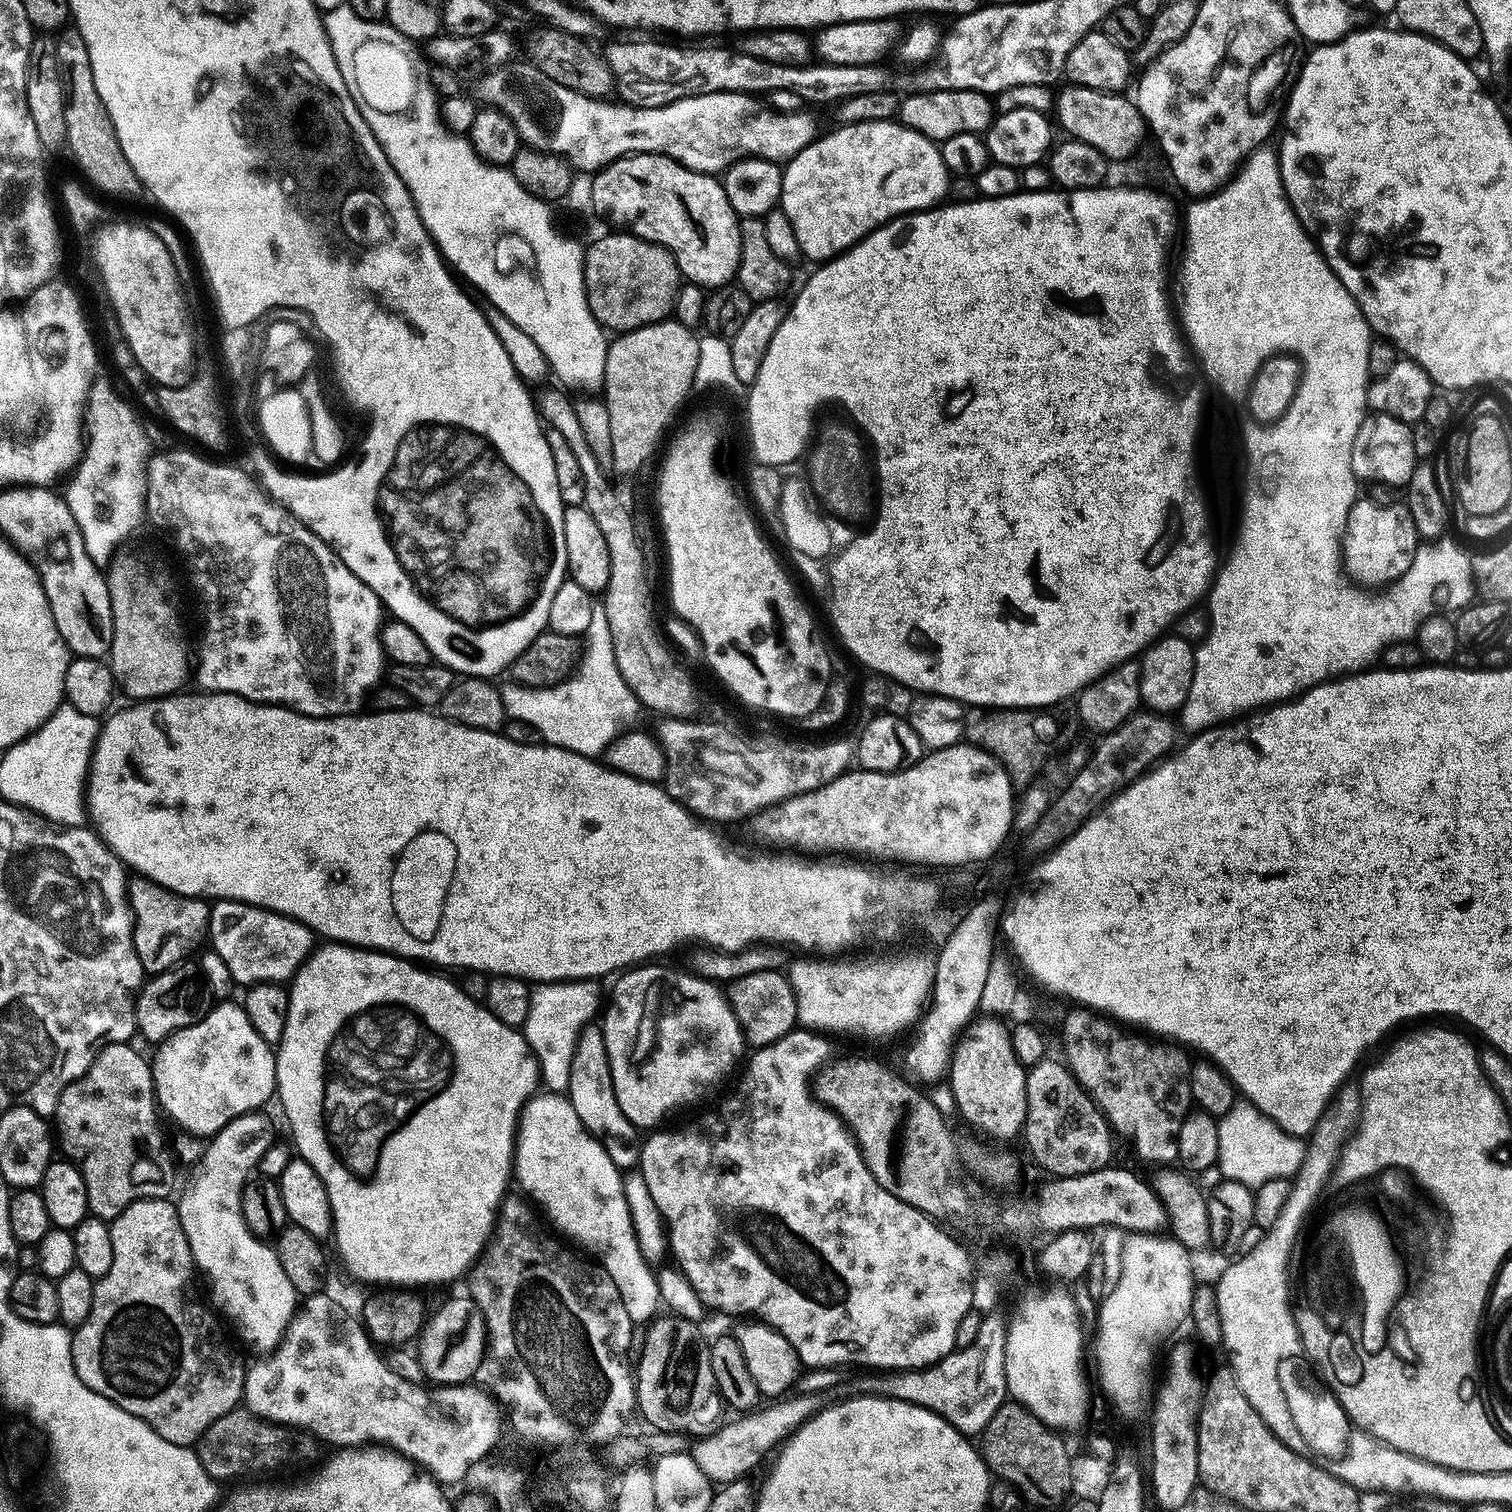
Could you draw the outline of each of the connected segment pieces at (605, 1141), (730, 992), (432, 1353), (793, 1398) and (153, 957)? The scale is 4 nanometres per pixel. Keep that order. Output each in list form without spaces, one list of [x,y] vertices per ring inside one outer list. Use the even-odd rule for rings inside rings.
[[[584,1025],[575,1044],[574,1058],[571,1059],[570,1082],[567,1096],[574,1106],[582,1124],[603,1146],[610,1160],[621,1170],[633,1169],[639,1163],[640,1138],[638,1130],[629,1122],[618,1105],[614,1094],[613,1076],[610,1074],[609,1056],[606,1054],[604,1030],[601,1025]]]
[[[783,971],[755,972],[731,981],[726,988],[726,999],[738,1018],[745,1041],[753,1049],[765,1048],[797,1027],[796,995]]]
[[[467,1295],[448,1300],[436,1313],[427,1317],[420,1330],[420,1368],[437,1386],[469,1383],[475,1377],[484,1357],[488,1331],[484,1329],[484,1315]]]
[[[792,1394],[787,1398],[765,1403],[747,1414],[737,1415],[735,1417],[737,1420],[732,1420],[729,1424],[721,1423],[715,1432],[697,1439],[693,1443],[696,1445],[690,1448],[690,1454],[694,1462],[698,1462],[698,1470],[702,1470],[702,1474],[706,1474],[706,1478],[711,1480],[713,1485],[719,1486],[743,1480],[749,1475],[747,1472],[772,1447],[775,1449],[777,1445],[787,1440],[797,1428],[802,1427],[821,1410],[820,1399],[821,1397],[816,1394]]]
[[[133,875],[128,882],[128,904],[132,907],[134,950],[145,973],[155,974],[183,965],[200,943],[208,940],[210,904],[198,896],[183,896],[158,886],[158,882]]]

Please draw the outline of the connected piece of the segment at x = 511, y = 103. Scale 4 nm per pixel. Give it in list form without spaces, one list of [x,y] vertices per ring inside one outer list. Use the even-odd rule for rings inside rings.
[[[488,70],[481,75],[484,77],[477,82],[476,92],[484,99],[483,103],[501,112],[516,128],[517,135],[527,147],[534,148],[537,152],[563,156],[577,173],[595,174],[623,156],[652,152],[655,156],[669,156],[695,172],[720,174],[731,164],[745,158],[787,162],[818,135],[816,120],[808,110],[777,112],[765,101],[764,105],[760,101],[763,99],[747,92],[707,92],[657,108],[633,108],[631,104],[611,104],[611,99],[575,92],[537,71],[533,71],[532,76],[521,82],[520,93],[516,96],[516,76],[504,71],[508,70]]]

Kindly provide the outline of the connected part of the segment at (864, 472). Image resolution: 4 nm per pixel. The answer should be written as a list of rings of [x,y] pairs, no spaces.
[[[832,424],[817,433],[818,444],[811,447],[808,460],[808,486],[810,484],[814,494],[824,504],[823,509],[832,512],[837,519],[852,522],[860,520],[868,512],[870,502],[870,482],[872,483],[872,472],[870,464],[866,462],[866,456],[862,448],[863,437],[859,431],[852,430],[848,426]]]

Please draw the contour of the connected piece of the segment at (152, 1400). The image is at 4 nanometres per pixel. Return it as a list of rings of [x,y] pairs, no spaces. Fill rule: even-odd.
[[[171,1199],[139,1200],[126,1206],[126,1210],[122,1210],[122,1214],[118,1214],[118,1218],[114,1218],[110,1222],[110,1242],[114,1242],[114,1262],[110,1265],[110,1270],[106,1270],[104,1277],[93,1283],[90,1314],[72,1332],[74,1370],[87,1388],[102,1394],[110,1402],[114,1402],[125,1414],[138,1417],[140,1422],[148,1425],[159,1439],[185,1446],[195,1445],[201,1434],[211,1424],[218,1422],[218,1418],[222,1418],[222,1414],[234,1411],[241,1403],[244,1394],[246,1364],[236,1357],[235,1350],[228,1345],[228,1340],[224,1337],[223,1330],[220,1329],[221,1321],[218,1319],[217,1313],[207,1303],[205,1303],[206,1305],[199,1304],[195,1294],[192,1293],[194,1265],[190,1246],[186,1242],[186,1234],[182,1230],[180,1216],[176,1213],[176,1204]]]

